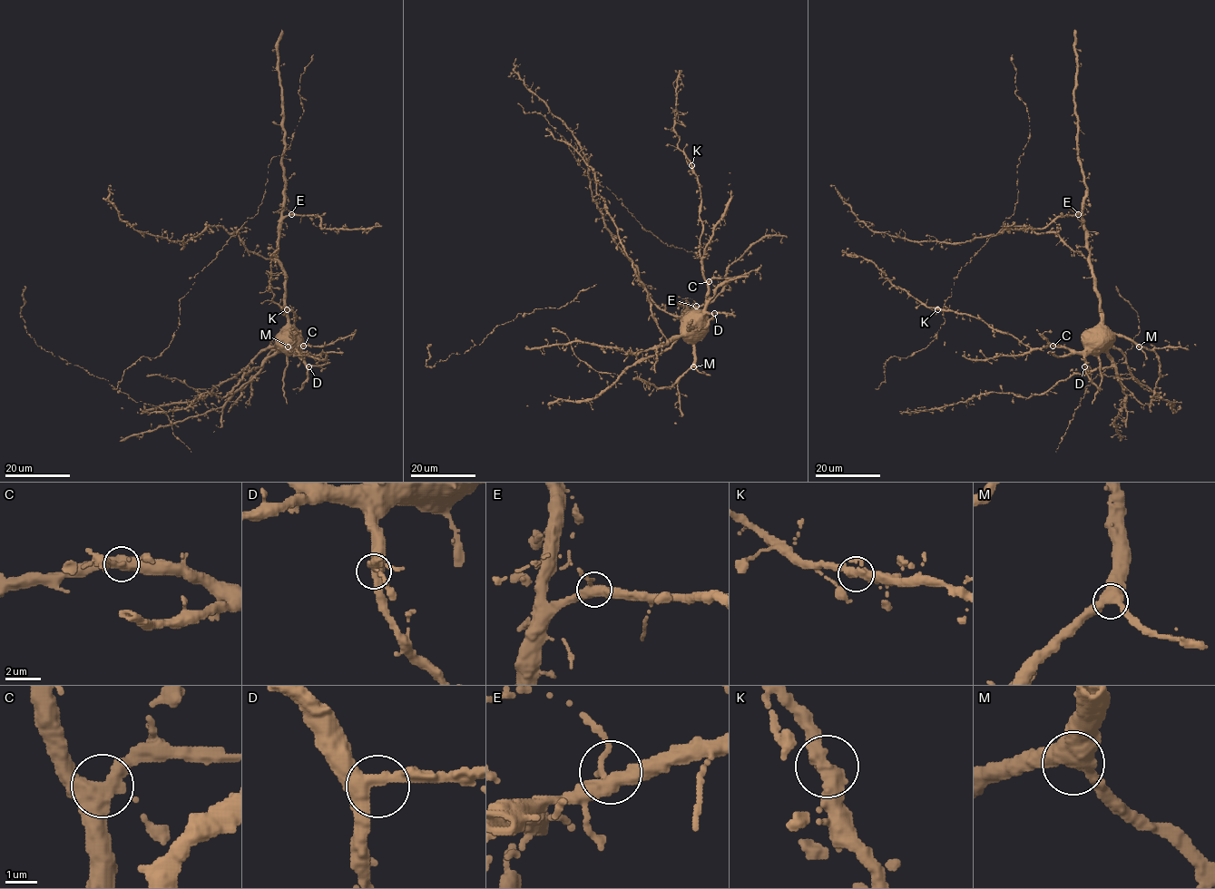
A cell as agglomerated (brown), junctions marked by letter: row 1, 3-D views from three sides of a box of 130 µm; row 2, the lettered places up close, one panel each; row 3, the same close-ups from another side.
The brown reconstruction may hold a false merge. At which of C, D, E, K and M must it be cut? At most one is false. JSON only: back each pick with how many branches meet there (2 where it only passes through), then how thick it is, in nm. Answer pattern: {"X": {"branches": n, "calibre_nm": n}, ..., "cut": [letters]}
{"cut": []}

